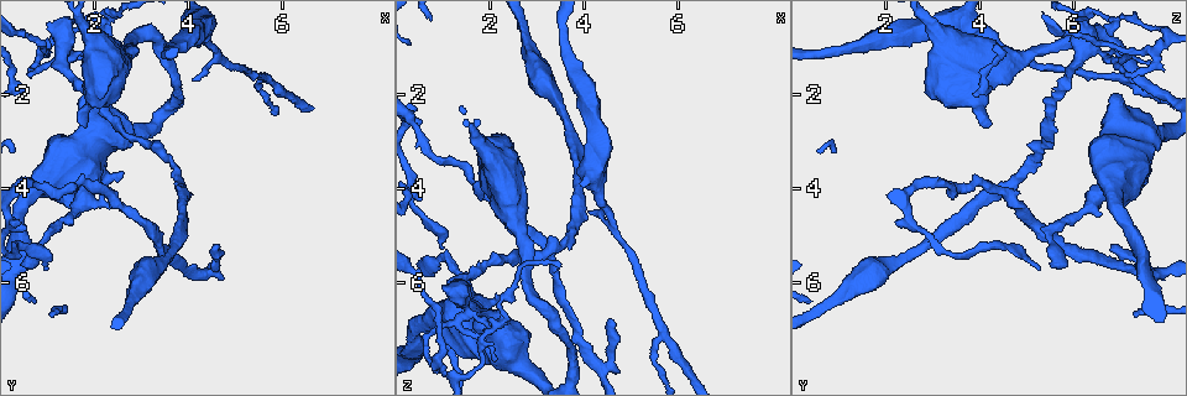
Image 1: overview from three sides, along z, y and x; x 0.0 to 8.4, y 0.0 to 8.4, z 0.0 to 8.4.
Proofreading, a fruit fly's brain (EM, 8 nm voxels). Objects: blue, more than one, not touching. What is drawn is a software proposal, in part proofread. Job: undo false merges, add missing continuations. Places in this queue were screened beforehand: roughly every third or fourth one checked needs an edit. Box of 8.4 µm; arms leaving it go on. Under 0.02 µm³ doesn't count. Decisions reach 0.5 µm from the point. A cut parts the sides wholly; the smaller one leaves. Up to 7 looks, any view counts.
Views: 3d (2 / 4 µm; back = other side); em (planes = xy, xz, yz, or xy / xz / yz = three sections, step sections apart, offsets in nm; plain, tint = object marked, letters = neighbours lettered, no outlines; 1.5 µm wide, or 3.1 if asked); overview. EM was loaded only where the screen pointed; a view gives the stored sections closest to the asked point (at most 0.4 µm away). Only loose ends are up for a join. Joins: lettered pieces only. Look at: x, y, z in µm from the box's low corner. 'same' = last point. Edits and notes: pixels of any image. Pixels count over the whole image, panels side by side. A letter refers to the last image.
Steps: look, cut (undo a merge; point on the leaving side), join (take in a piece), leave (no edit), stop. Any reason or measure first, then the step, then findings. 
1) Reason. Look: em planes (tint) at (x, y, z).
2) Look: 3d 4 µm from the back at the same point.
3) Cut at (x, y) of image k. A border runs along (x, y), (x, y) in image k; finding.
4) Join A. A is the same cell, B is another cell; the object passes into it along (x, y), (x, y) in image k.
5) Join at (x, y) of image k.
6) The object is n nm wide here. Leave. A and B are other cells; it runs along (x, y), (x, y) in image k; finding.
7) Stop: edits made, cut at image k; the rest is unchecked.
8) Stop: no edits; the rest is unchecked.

Thin end. Look: 3d 2 µm at (4.05, 1.70, 4.45).

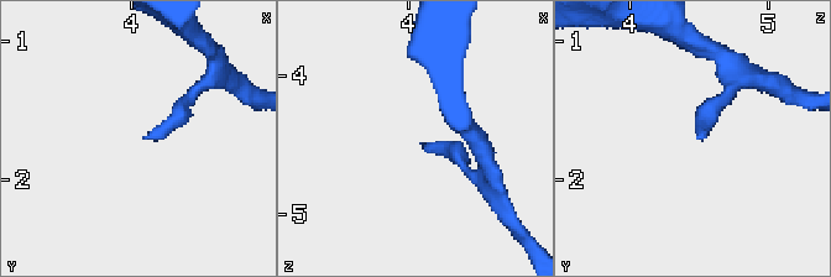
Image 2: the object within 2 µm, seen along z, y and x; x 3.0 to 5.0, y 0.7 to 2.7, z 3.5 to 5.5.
Need the tissue. Look: em planes (letters) at (4.10, 1.70, 4.50).

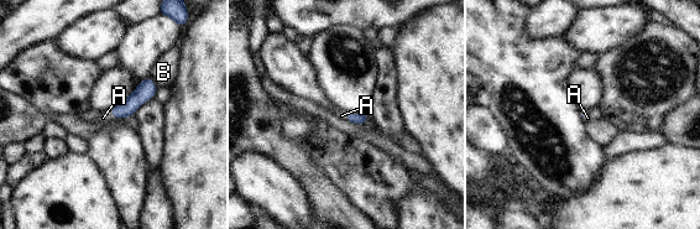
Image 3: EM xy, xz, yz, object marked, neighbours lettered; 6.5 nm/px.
Join A. A is the same cell, B is another cell; the neuron continues.

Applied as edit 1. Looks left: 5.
Look: overview.

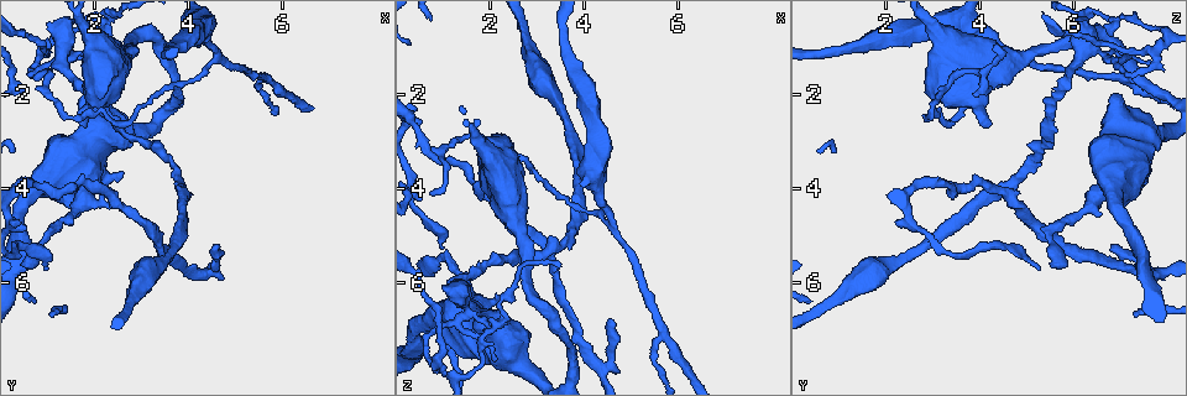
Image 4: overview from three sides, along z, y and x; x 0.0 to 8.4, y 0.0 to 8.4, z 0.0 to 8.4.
Two arms at a narrow angle. Look: 3d 4 µm at (5.70, 1.70, 7.05).

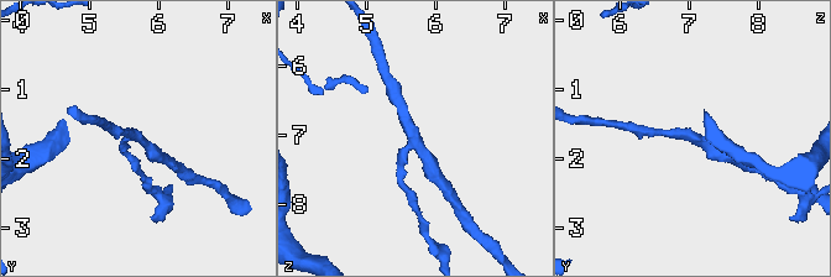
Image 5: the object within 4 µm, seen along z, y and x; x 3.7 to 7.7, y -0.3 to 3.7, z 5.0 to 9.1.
3 arms meet here; need the tissue. Look: em planes (letters) at (5.70, 1.70, 7.00).

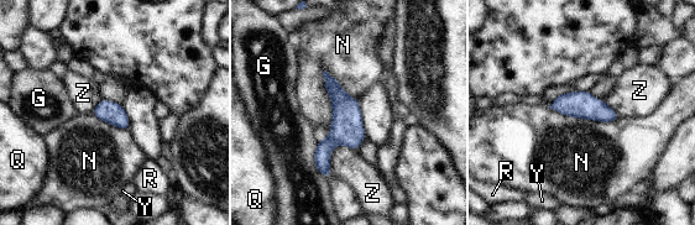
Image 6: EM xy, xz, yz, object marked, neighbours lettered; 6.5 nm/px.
The longest contact is with N, 380 nm. Leave. G, N, Q, R, Y and Z are other cells; a border runs along (324, 69), (329, 127) in image 6; continuous, no second neuron.

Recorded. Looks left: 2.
Abrupt turn. Look: em planes (letters) at (4.35, 5.80, 7.75).

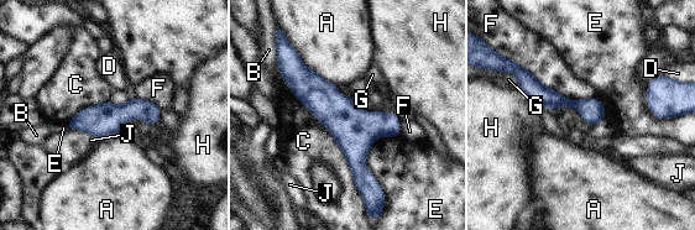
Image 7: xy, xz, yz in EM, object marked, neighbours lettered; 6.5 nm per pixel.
The object is 220 nm wide here. Leave. A, B, C, D, E, F, G, H and J are other cells; it runs along (297, 63), (354, 131), (366, 188) in image 7; all the same neuron.

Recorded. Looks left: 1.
Stop: edits made, join at image 3; the rest is unchecked.

